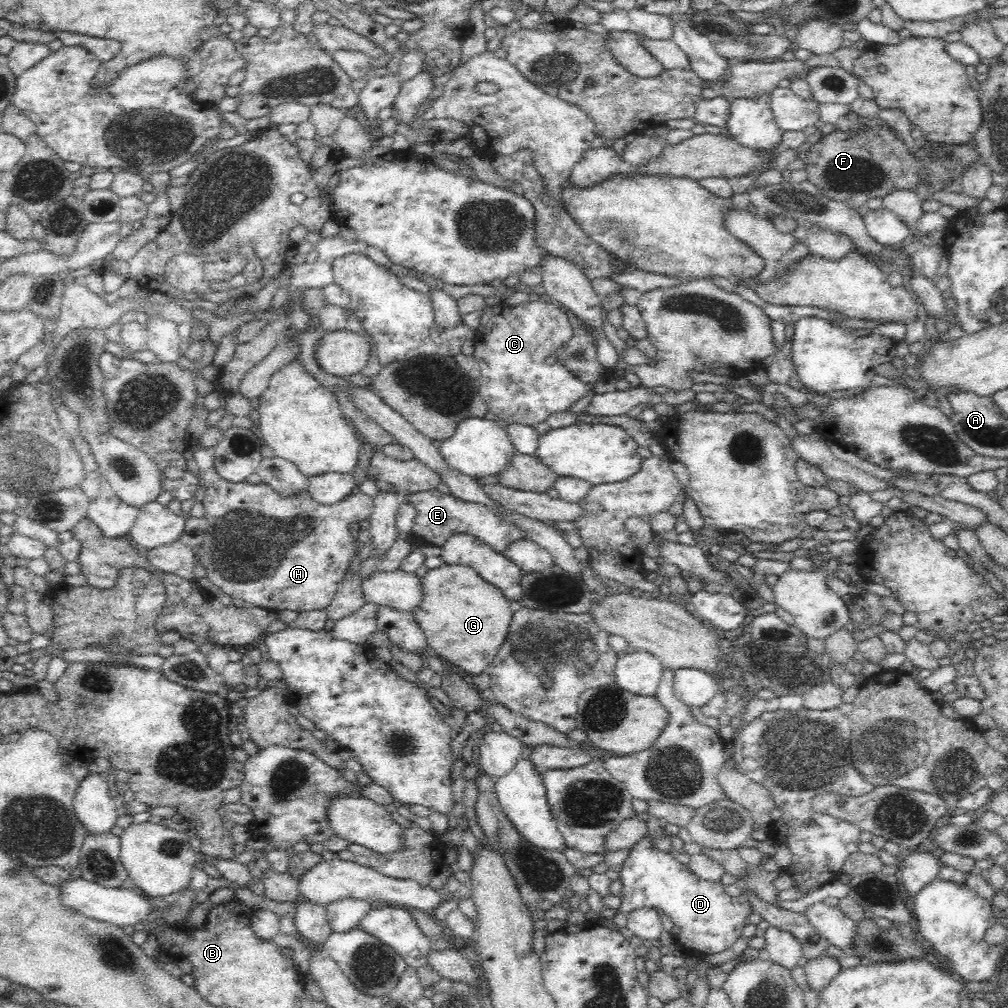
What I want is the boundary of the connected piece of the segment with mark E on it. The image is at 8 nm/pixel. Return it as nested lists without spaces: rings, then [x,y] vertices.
[[[438,489],[407,495],[404,503],[408,501],[417,512],[412,532],[417,534],[419,541],[429,542],[433,546],[441,547],[451,536],[467,534],[478,539],[482,544],[492,547],[492,550],[504,554],[512,542],[516,542],[518,538],[526,535],[512,523],[500,519],[490,509],[480,504],[464,502],[464,500],[457,499],[452,494],[442,493]]]

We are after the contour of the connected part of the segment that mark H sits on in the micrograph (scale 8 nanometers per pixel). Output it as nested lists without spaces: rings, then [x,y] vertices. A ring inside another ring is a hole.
[[[223,478],[209,485],[201,503],[209,528],[203,543],[196,548],[196,554],[198,564],[207,571],[208,580],[232,599],[274,612],[291,610],[302,613],[328,609],[338,588],[344,584],[344,578],[350,574],[350,564],[362,545],[357,535],[350,532],[350,524],[369,520],[373,511],[373,498],[358,490],[338,504],[322,506],[306,488],[284,496],[266,483],[235,483]]]

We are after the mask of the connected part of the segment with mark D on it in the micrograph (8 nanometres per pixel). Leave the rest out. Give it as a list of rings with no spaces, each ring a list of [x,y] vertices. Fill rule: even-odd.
[[[644,834],[643,838],[630,849],[630,854],[618,866],[620,880],[623,884],[619,897],[621,907],[617,911],[622,916],[628,916],[635,910],[645,908],[654,909],[668,916],[674,926],[680,928],[681,933],[676,936],[676,942],[682,944],[684,948],[692,948],[696,952],[704,954],[720,954],[728,950],[730,946],[742,938],[742,931],[748,926],[748,917],[754,912],[743,898],[734,898],[726,894],[724,885],[716,881],[708,882],[696,876],[688,864],[682,864],[674,858],[673,853],[666,853],[653,844],[653,835]]]

